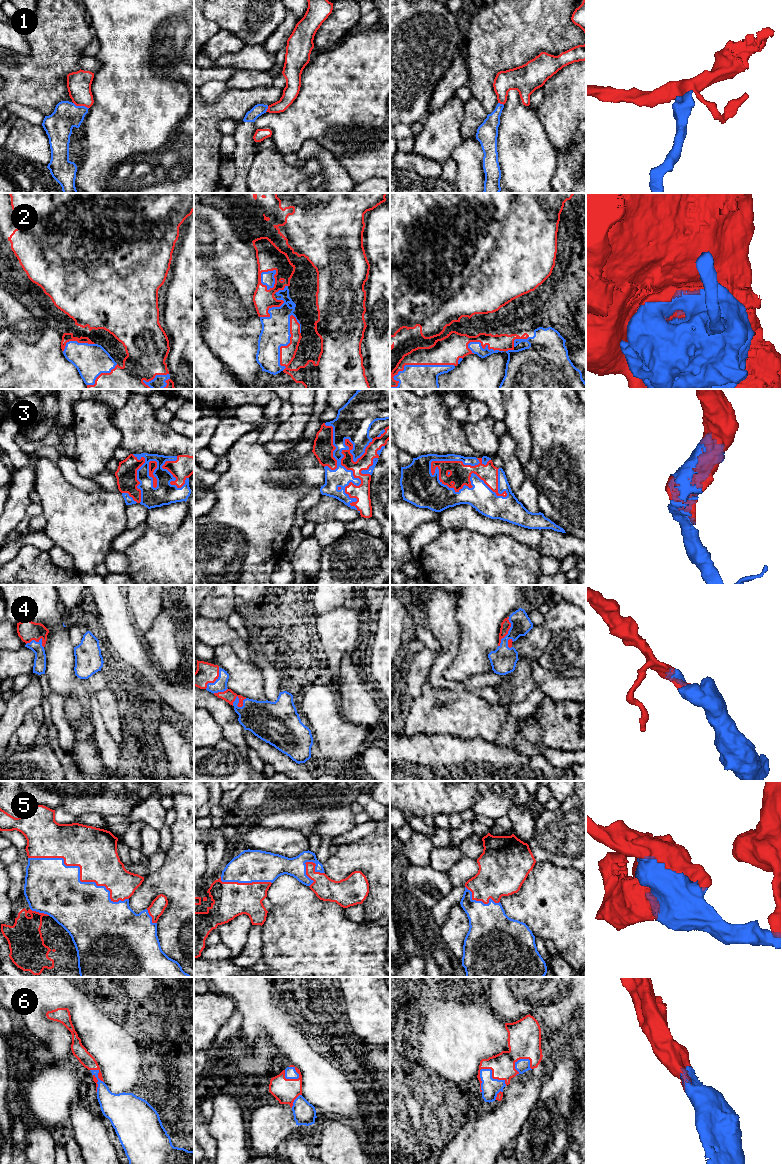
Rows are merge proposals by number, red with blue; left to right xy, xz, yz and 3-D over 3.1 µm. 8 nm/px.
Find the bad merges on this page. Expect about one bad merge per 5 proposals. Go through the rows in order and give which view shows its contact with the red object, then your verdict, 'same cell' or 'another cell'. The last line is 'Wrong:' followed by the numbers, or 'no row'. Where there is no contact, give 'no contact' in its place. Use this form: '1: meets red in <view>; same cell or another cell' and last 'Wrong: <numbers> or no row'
1: meets red in xy; another cell
2: meets red in yz; another cell
3: meets red in yz; same cell
4: meets red in xz; same cell
5: meets red in xy; same cell
6: meets red in yz; same cell
Wrong: 1, 2

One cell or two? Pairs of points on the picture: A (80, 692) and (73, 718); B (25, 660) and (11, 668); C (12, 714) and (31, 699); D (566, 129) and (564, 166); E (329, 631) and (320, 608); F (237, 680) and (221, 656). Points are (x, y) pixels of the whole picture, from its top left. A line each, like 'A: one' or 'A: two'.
A: two
B: one
C: one
D: two
E: two
F: one

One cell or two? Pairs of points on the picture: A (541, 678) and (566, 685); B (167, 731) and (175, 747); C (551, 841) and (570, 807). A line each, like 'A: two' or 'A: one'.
A: one
B: one
C: one

